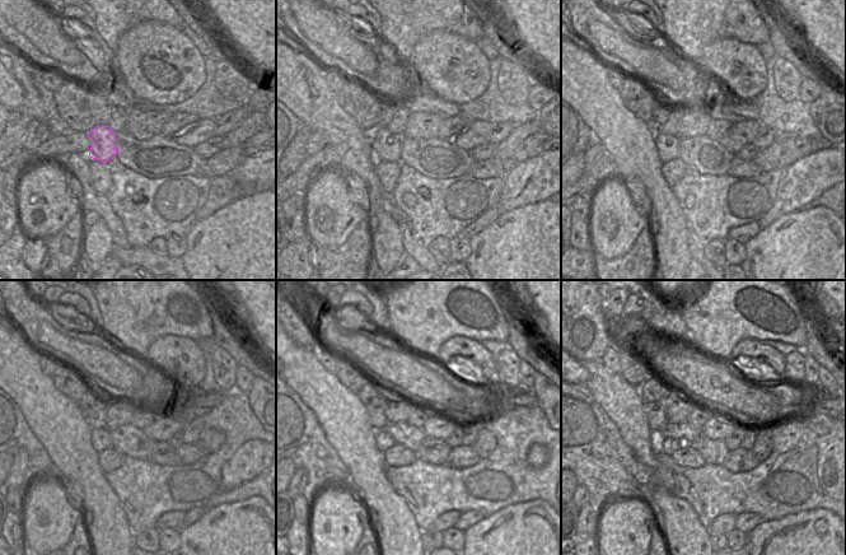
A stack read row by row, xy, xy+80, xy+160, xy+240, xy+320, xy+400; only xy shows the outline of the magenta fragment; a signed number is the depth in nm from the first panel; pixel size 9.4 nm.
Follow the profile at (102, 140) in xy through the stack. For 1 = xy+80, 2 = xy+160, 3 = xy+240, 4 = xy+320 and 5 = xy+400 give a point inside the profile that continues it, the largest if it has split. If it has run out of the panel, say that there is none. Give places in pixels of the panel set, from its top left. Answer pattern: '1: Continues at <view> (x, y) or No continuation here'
1: Continues at xy+80 (387, 145)
2: Continues at xy+160 (668, 147)
3: Continues at xy+240 (99, 438)
4: Continues at xy+320 (383, 441)
5: Continues at xy+400 (668, 446)

